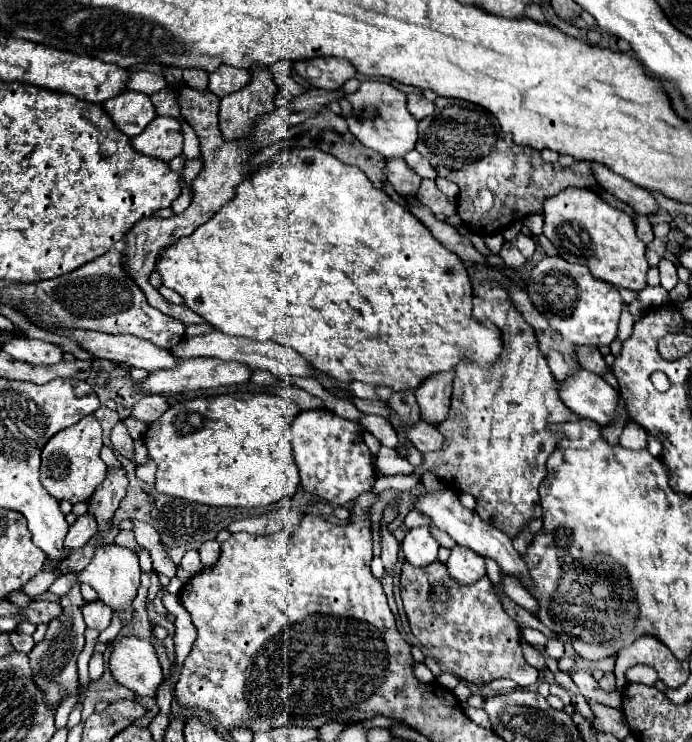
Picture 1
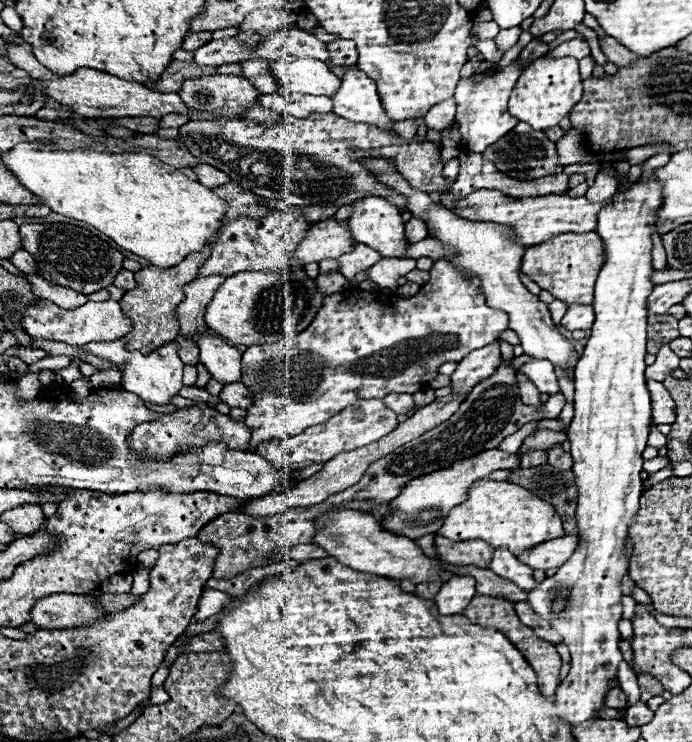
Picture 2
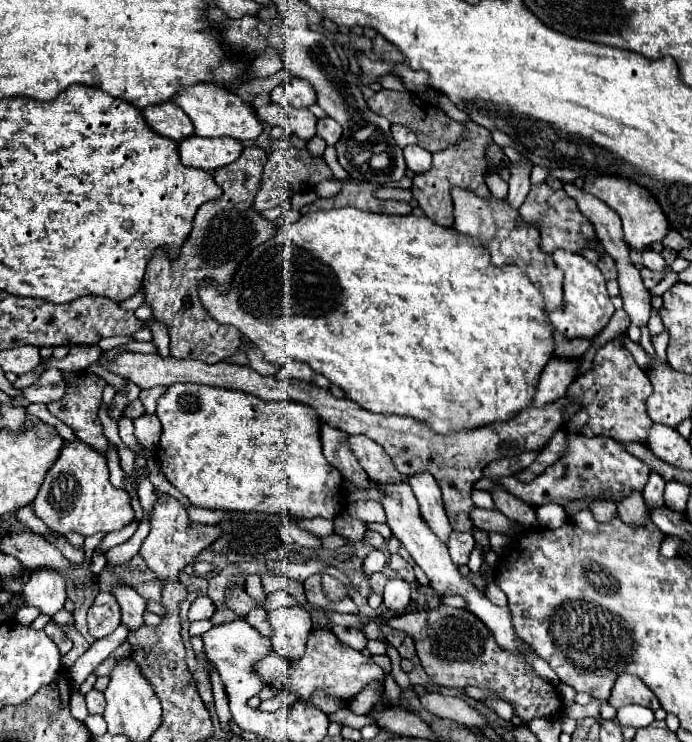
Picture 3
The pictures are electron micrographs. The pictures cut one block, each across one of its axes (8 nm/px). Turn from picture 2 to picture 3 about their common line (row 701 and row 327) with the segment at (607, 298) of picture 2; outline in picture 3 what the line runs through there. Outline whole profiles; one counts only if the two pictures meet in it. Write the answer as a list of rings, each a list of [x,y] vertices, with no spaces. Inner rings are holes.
[[[556,250],[552,258],[556,266],[562,268],[564,272],[564,304],[562,308],[558,308],[548,316],[552,326],[558,332],[562,332],[566,338],[594,338],[610,322],[614,314],[614,306],[610,302],[602,272],[598,270],[598,266],[590,264],[580,254],[574,254],[574,252]]]

